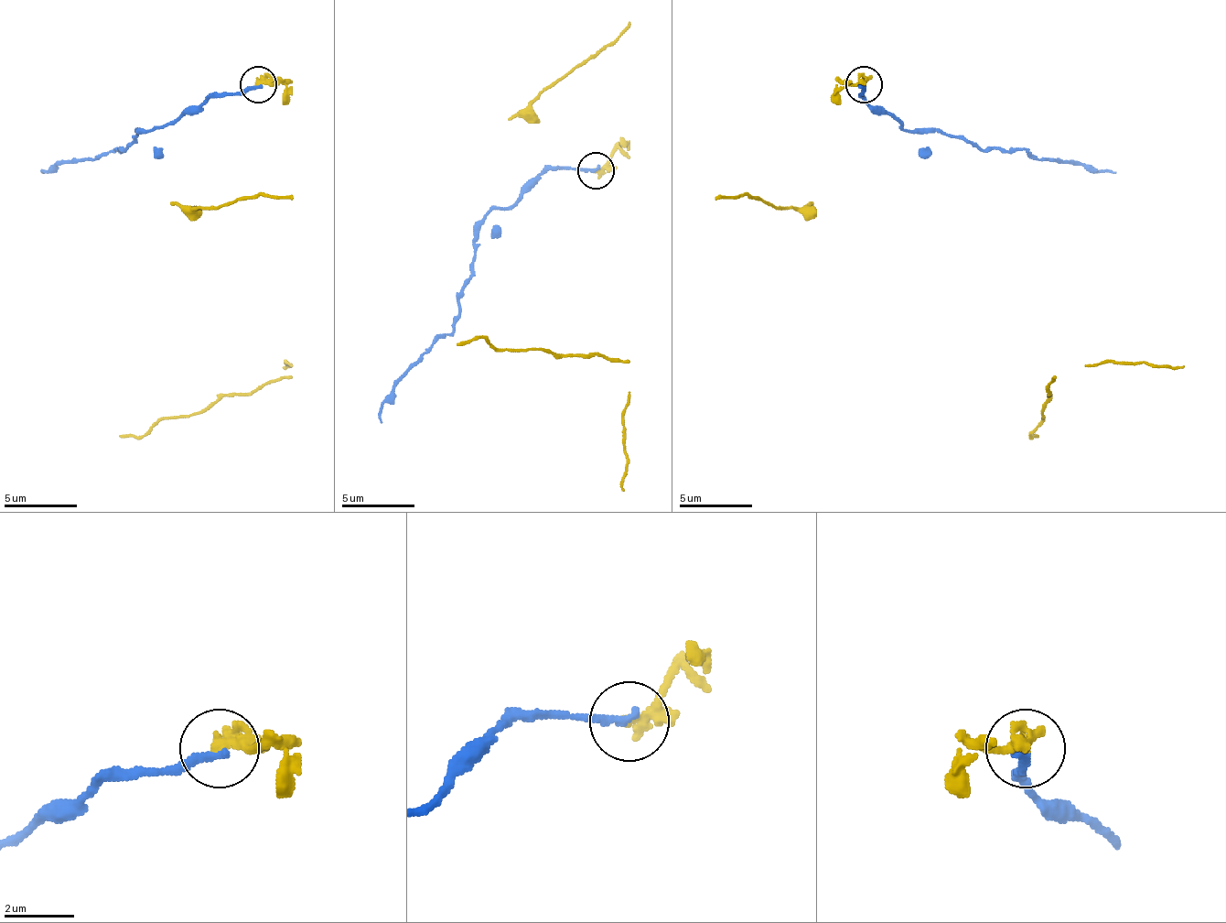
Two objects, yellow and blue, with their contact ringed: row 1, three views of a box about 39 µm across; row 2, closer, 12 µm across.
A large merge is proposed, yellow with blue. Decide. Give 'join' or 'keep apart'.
keep apart

